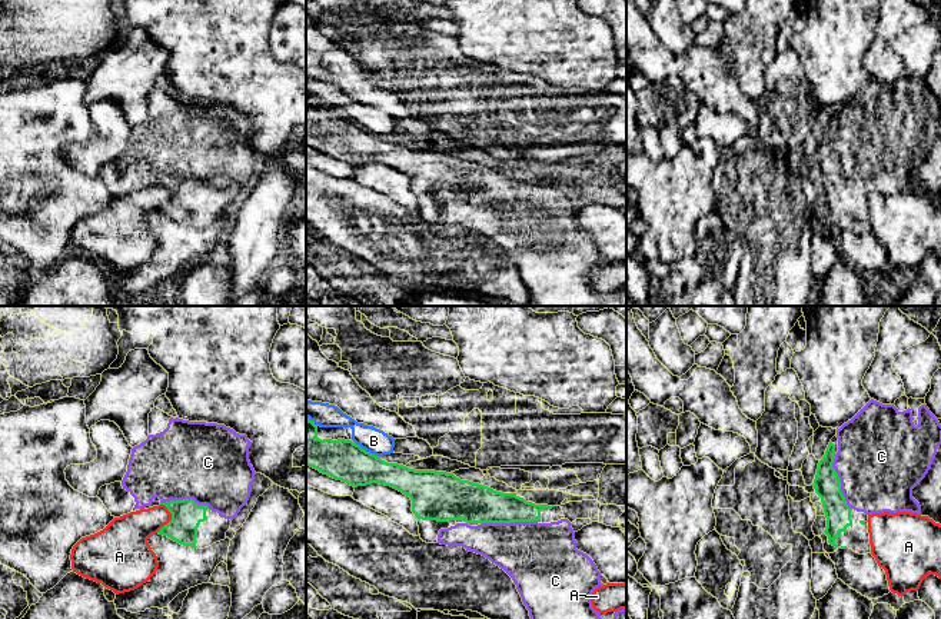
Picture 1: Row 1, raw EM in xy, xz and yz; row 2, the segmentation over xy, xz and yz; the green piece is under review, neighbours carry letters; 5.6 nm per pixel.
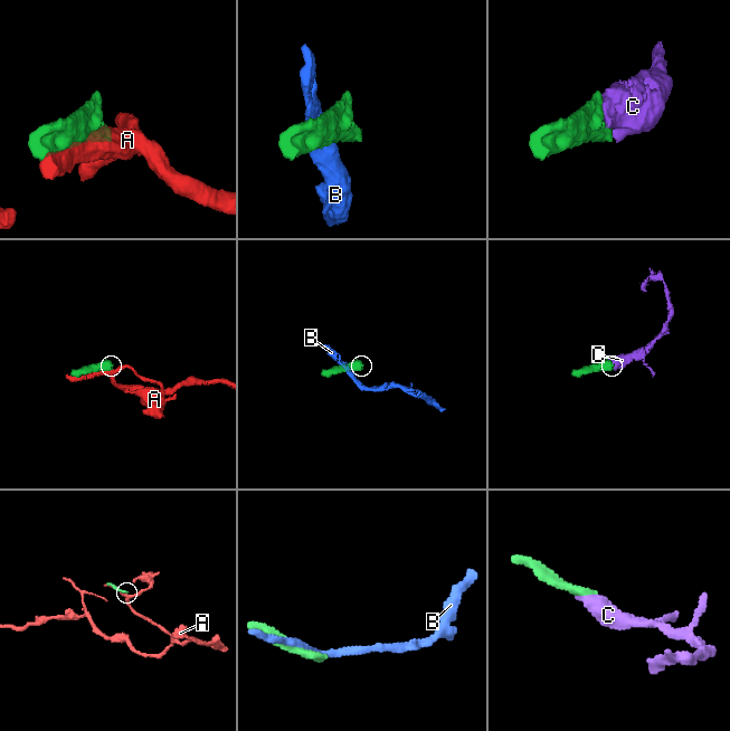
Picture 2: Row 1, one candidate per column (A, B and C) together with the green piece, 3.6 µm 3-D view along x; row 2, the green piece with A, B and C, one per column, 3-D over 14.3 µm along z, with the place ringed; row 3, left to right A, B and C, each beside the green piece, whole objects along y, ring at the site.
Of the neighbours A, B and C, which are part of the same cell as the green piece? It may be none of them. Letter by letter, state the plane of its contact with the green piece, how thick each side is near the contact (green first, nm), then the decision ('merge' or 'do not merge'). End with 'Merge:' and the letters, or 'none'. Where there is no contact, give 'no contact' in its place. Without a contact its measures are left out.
A: contact in xy; calibres 180 and 200 nm; do not merge
B: contact in xz; calibres 220 and 140 nm; do not merge
C: contact in xz; calibres 220 and 380 nm; merge
Merge: C

